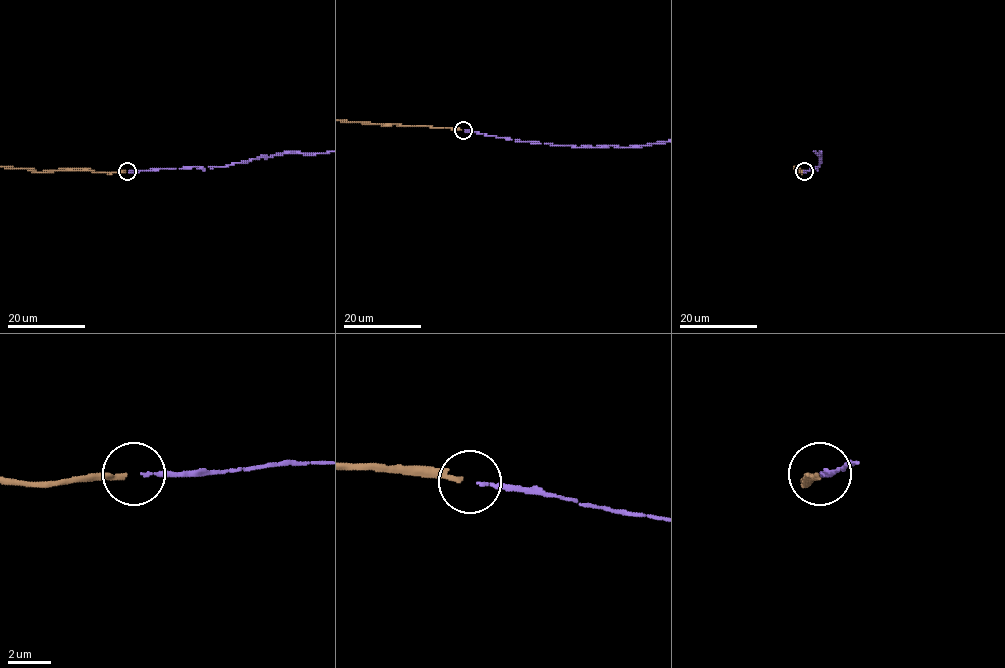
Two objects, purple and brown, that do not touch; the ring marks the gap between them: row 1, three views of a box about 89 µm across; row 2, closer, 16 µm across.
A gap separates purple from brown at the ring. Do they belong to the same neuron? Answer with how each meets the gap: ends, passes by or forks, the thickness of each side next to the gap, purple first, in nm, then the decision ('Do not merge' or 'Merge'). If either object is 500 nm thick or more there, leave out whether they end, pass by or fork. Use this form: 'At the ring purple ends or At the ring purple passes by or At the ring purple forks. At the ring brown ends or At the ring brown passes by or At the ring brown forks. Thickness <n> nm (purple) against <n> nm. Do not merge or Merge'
At the ring purple ends. At the ring brown ends. Thickness 140 nm (purple) against 200 nm. Merge

